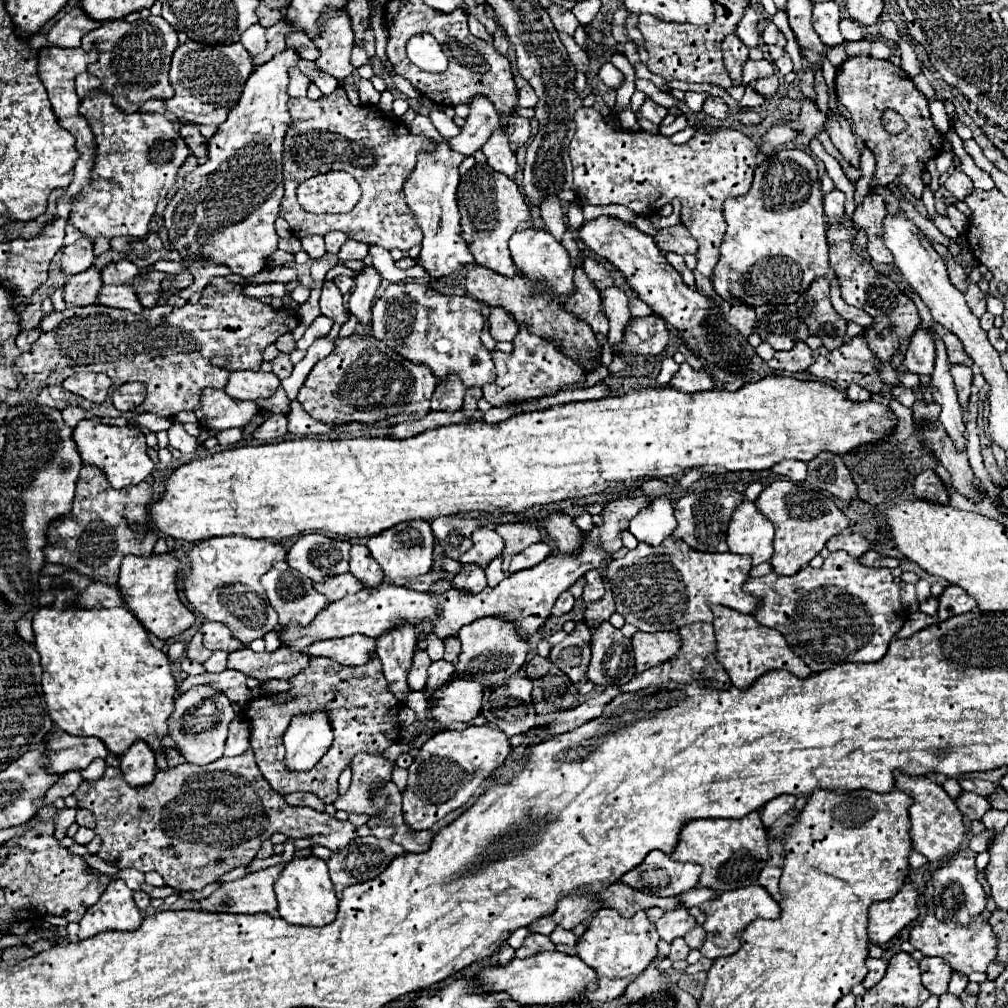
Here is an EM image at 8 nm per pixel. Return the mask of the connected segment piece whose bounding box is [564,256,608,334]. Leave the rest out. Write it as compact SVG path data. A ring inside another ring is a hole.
M584 256L580 258L578 268L576 268L576 292L564 302L564 308L566 308L570 314L574 314L574 318L586 322L594 332L606 334L606 332L608 332L608 318L606 318L604 312L602 312L602 298L600 298L600 292L594 288L594 284L588 280L588 276L582 272L582 260L584 260Z

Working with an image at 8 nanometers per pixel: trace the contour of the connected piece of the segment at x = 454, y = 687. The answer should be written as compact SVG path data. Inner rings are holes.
M456 678L438 690L440 698L430 698L430 712L444 726L450 722L470 722L482 710L482 686L474 680Z

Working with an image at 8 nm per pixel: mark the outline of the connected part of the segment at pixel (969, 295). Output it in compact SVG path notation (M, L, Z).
M970 280L970 282L968 282L968 288L966 288L966 292L964 292L964 296L966 296L966 302L968 302L970 310L980 318L980 316L986 312L986 294Z

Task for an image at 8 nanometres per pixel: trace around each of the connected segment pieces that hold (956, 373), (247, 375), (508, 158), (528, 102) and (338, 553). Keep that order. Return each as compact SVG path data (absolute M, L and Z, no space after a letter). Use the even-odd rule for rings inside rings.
M952 366L954 384L958 390L958 402L964 412L968 412L968 400L970 400L970 386L972 386L972 370L968 366Z
M238 370L230 374L230 380L224 390L228 396L236 400L258 400L274 396L276 388L278 388L278 376L272 372Z
M496 130L490 140L482 146L482 152L487 158L488 166L514 179L518 171L517 159L515 153L510 150L508 136L504 134L504 130Z
M530 84L520 88L518 98L520 98L520 106L524 106L524 108L534 108L538 104L538 96L534 94L534 88Z
M306 534L290 548L290 552L286 556L286 562L290 564L290 568L298 570L300 574L310 578L312 582L324 582L326 578L332 578L332 576L348 572L350 546L352 546L350 542L332 540L332 538L324 536L324 534Z

